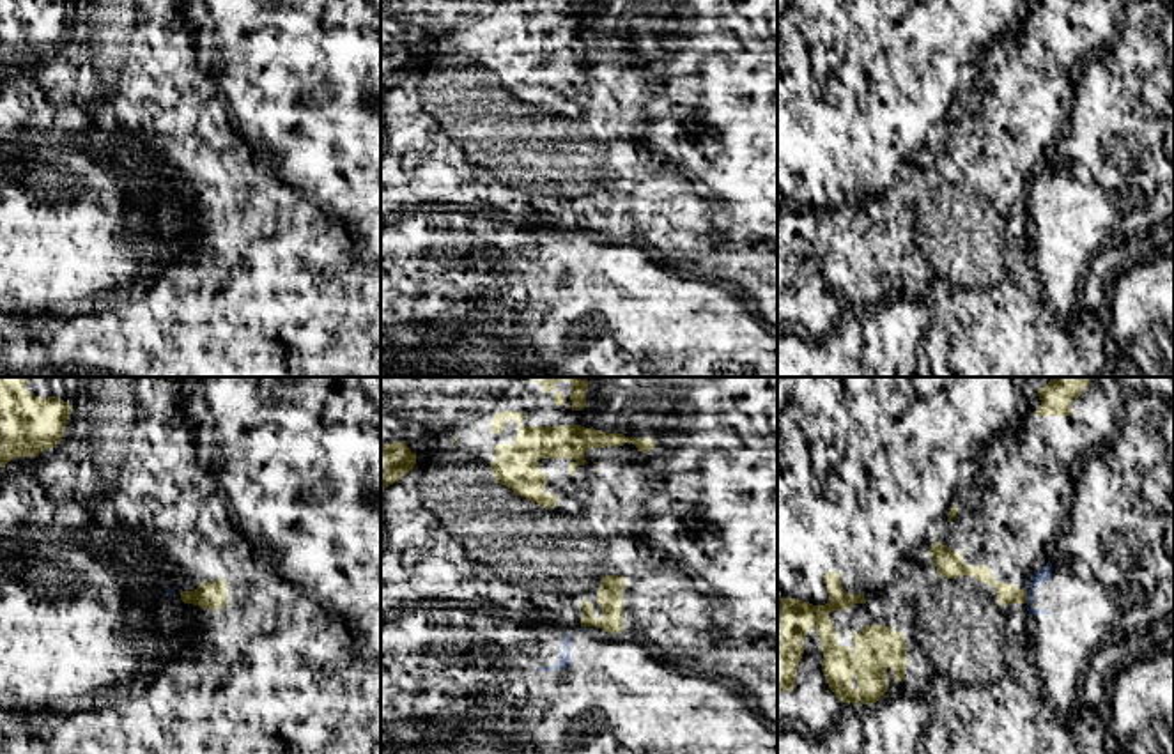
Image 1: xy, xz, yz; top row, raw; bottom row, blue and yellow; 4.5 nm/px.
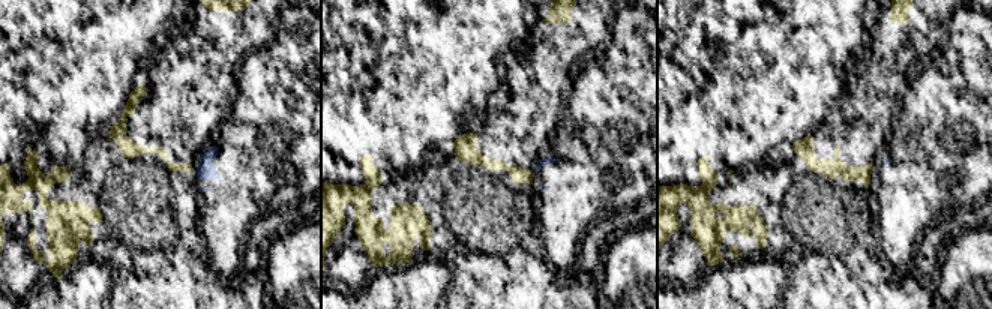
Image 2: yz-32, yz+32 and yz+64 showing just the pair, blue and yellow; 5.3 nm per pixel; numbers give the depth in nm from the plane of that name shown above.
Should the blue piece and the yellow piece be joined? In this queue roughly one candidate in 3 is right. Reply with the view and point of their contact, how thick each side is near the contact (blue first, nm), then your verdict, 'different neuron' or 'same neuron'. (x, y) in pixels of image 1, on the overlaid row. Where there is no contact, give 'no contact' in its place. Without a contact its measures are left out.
yz (1027, 597) | 70/100 nm | different neuron

